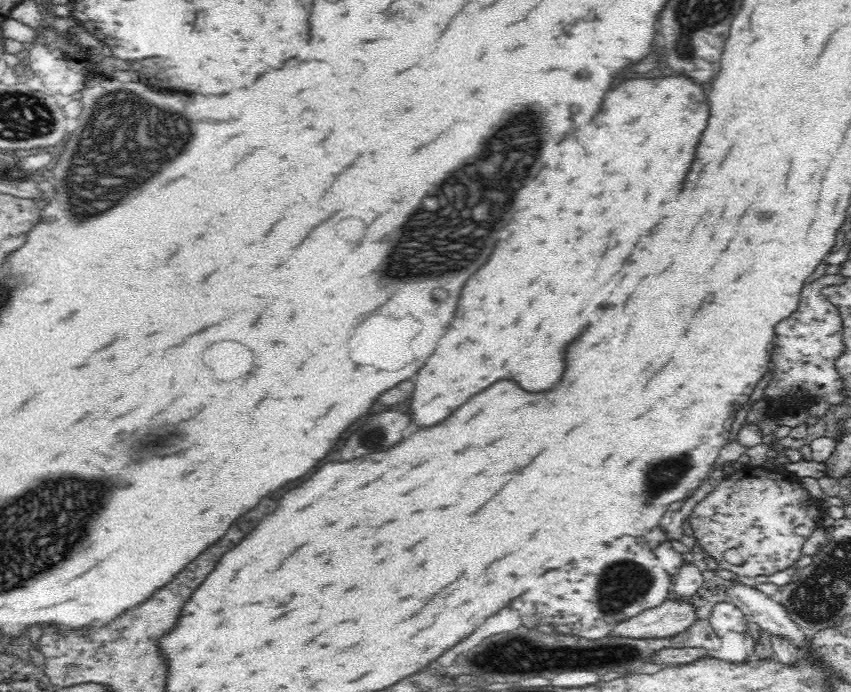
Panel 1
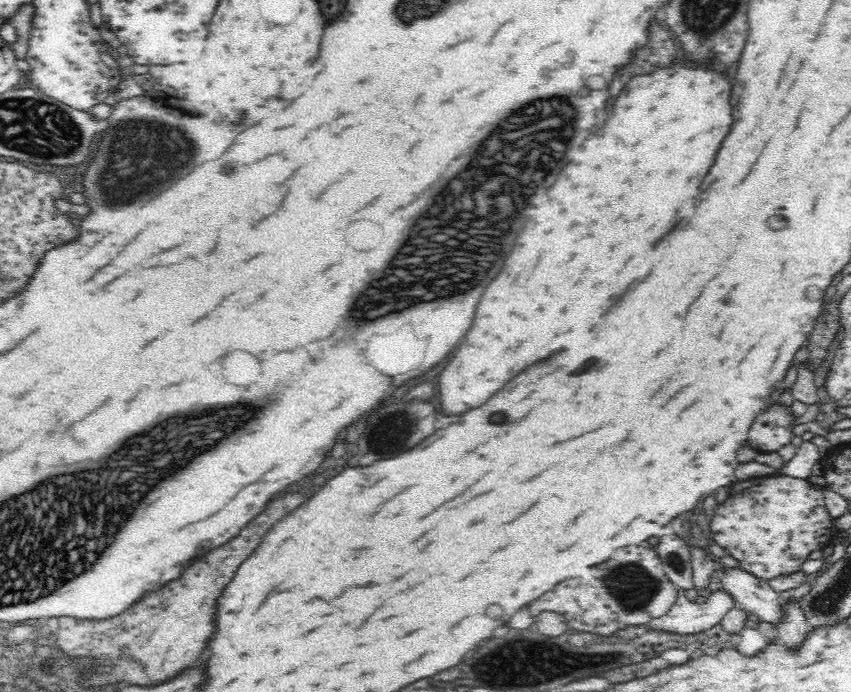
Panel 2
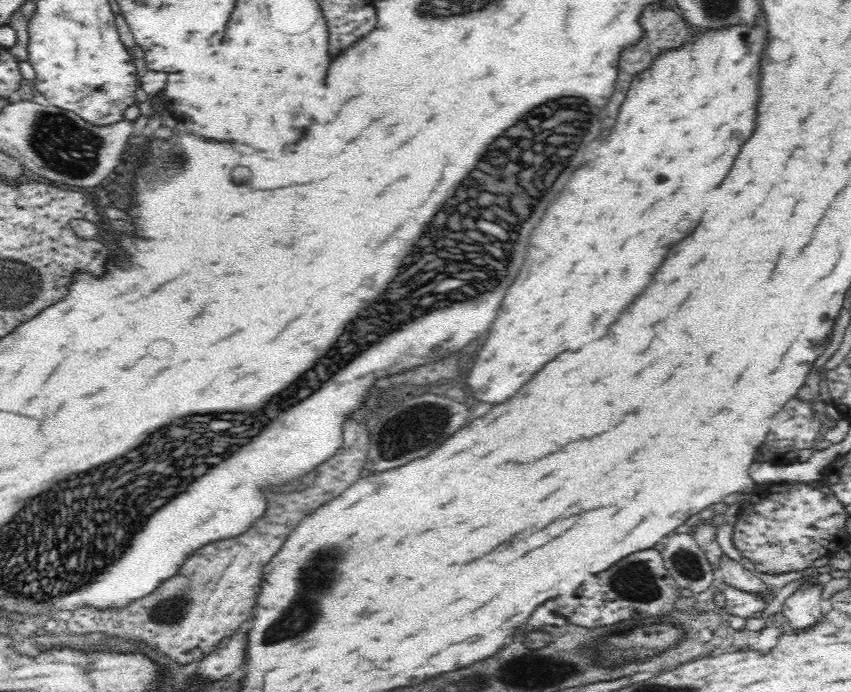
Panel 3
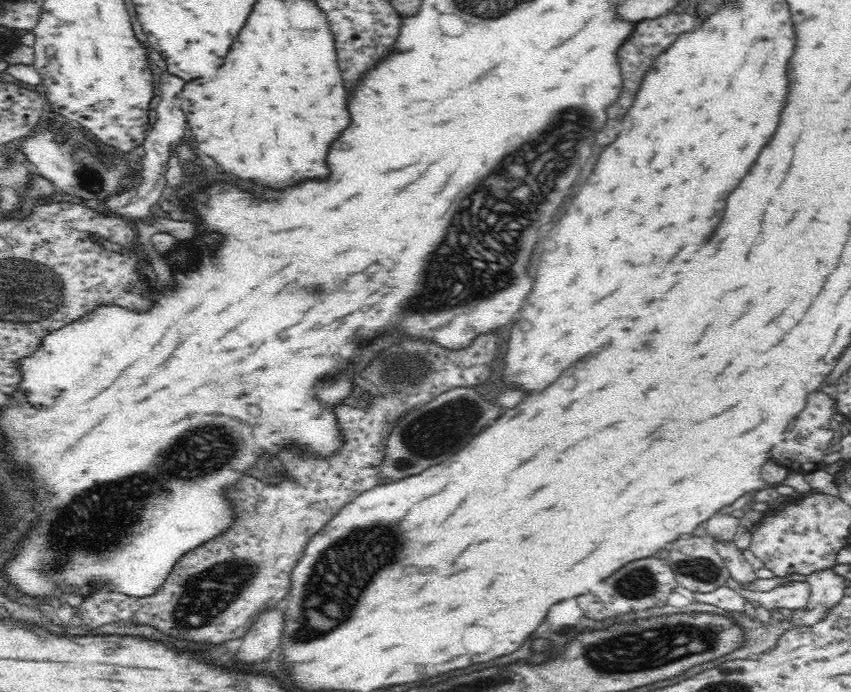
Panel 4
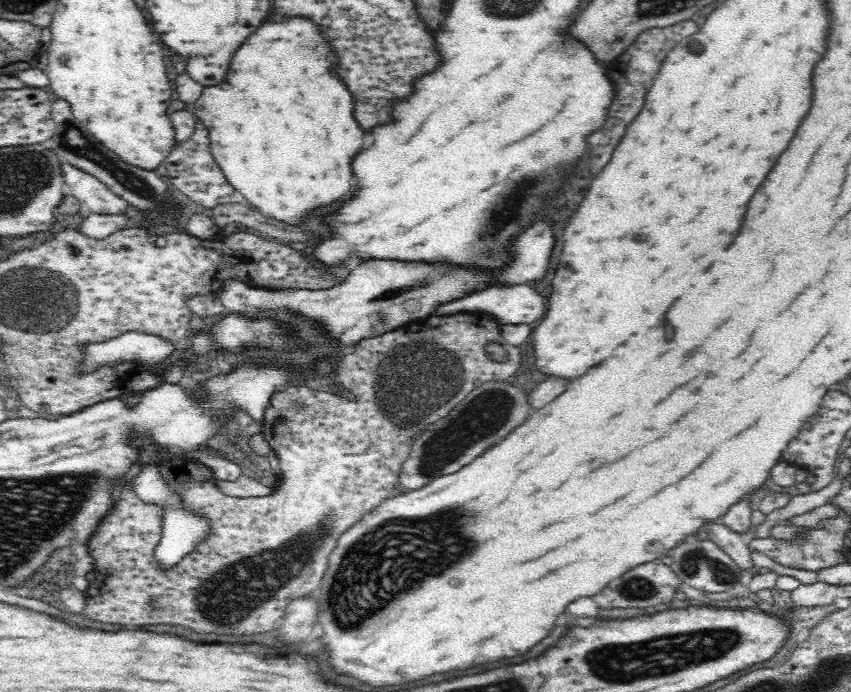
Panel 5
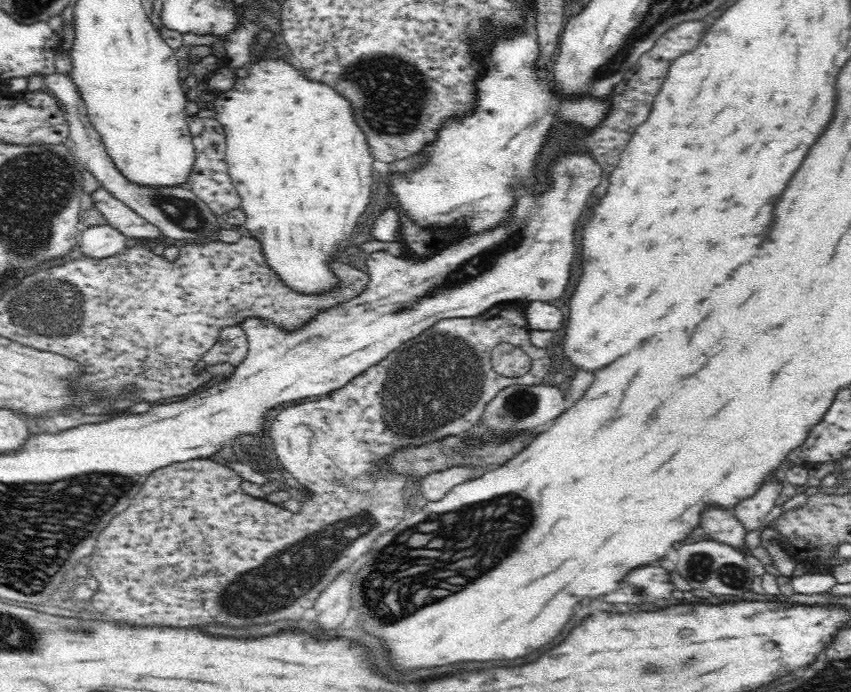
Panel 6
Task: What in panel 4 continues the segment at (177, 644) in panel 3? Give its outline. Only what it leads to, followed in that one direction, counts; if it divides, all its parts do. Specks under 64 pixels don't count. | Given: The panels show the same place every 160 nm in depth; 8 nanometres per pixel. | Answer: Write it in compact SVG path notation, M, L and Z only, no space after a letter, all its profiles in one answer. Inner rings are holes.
M338 404L334 408L338 428L342 430L344 444L335 455L328 456L328 460L314 460L312 456L297 456L291 452L284 452L280 456L280 462L287 471L287 477L296 478L296 486L286 486L284 480L276 488L248 488L244 480L248 476L242 476L236 486L230 490L228 498L234 504L236 510L236 522L232 524L230 531L215 539L201 544L199 547L187 552L178 560L168 578L164 581L160 592L146 598L130 598L120 596L116 592L94 592L86 596L86 600L78 607L78 626L86 628L98 628L102 624L112 622L132 622L132 624L144 624L150 626L170 638L176 640L188 640L188 642L206 642L206 644L220 644L224 640L240 638L250 624L258 620L258 616L270 608L276 608L278 602L284 598L284 588L288 588L288 570L298 560L306 540L330 518L334 516L336 508L340 504L352 502L358 494L364 490L376 486L378 458L382 456L385 445L385 435L389 432L391 420L384 420L376 408L356 408L351 405ZM176 614L186 614L186 622L192 616L202 616L202 622L198 626L194 624L180 624Z

